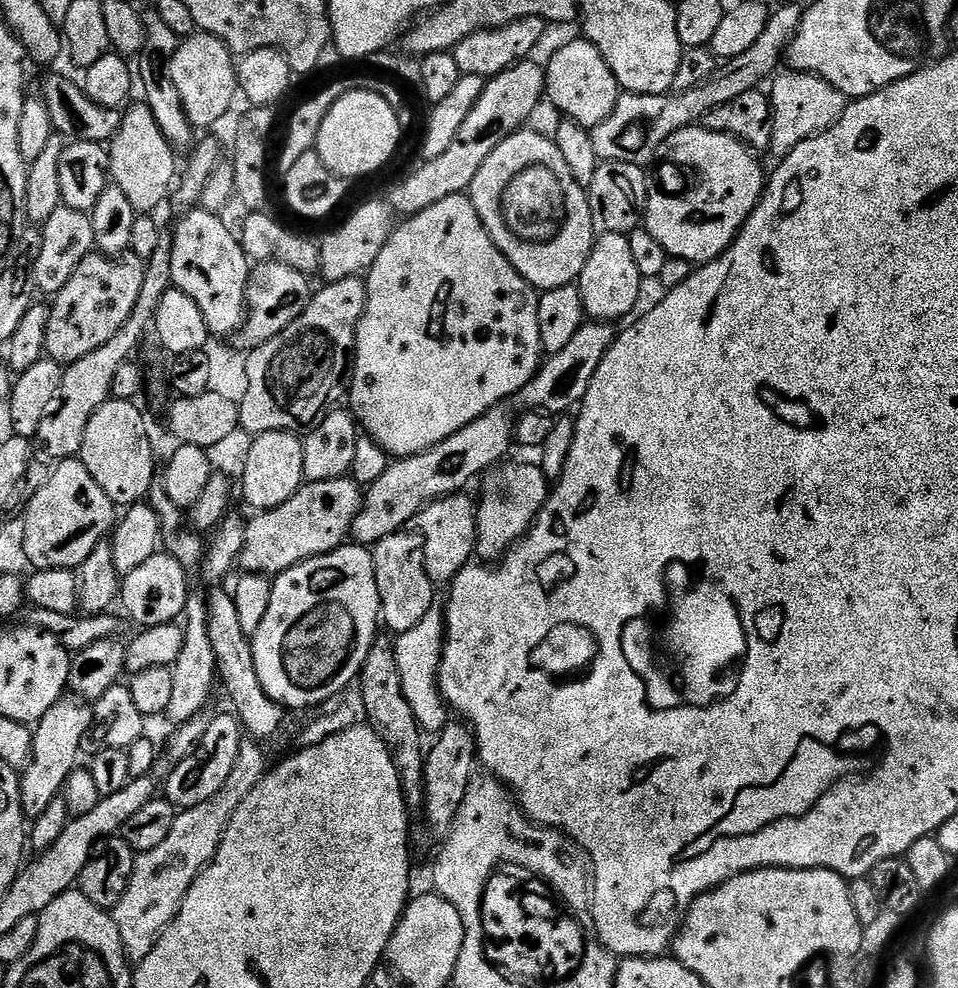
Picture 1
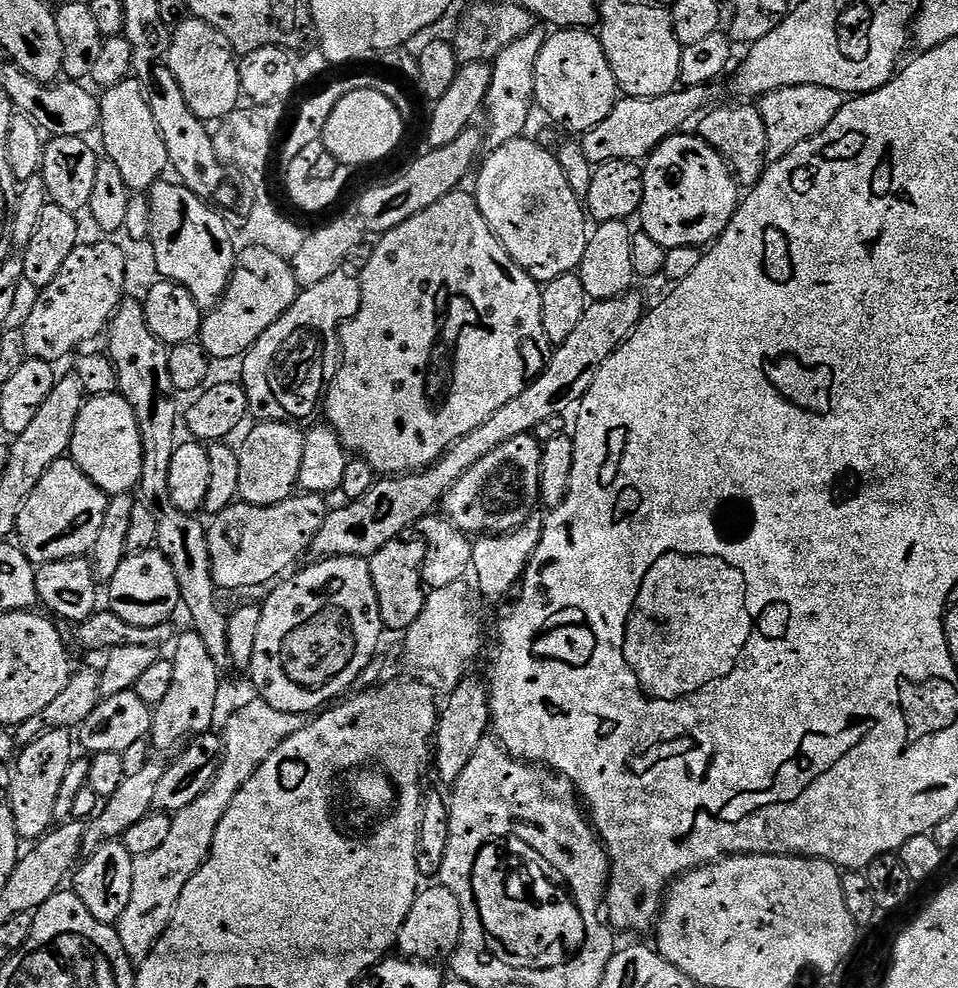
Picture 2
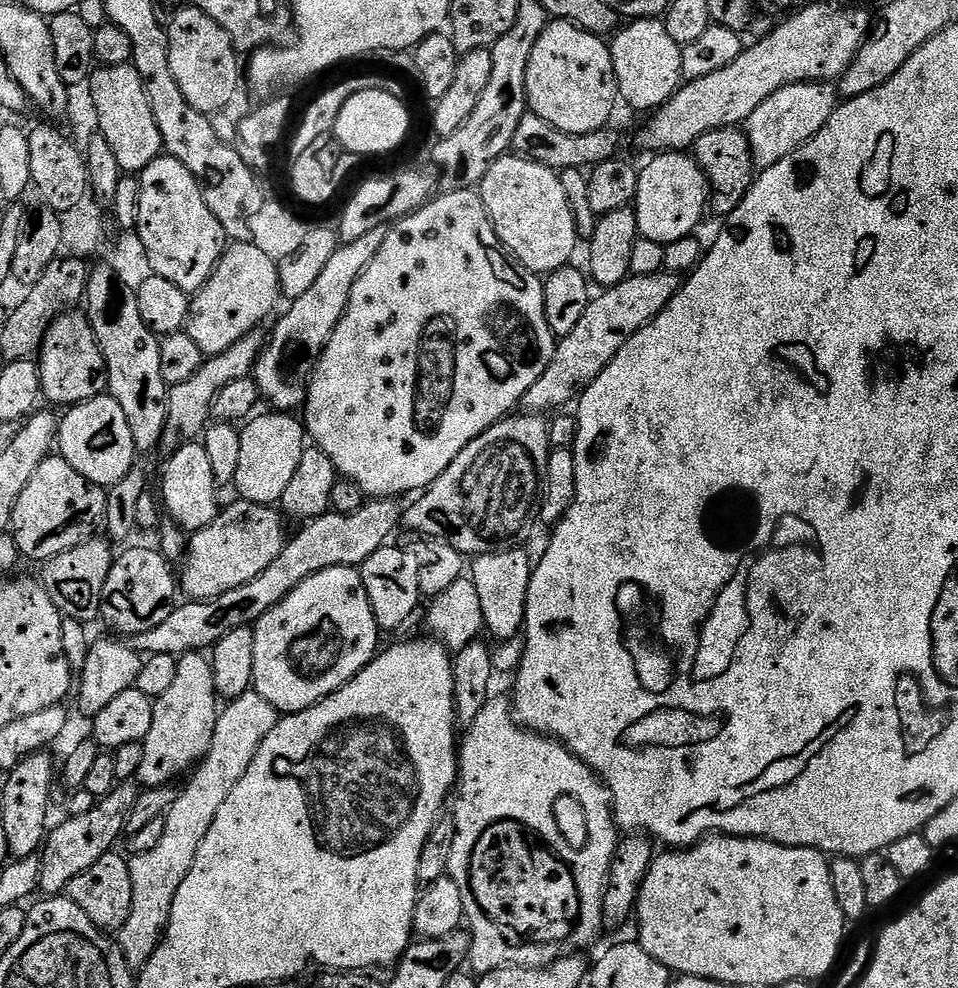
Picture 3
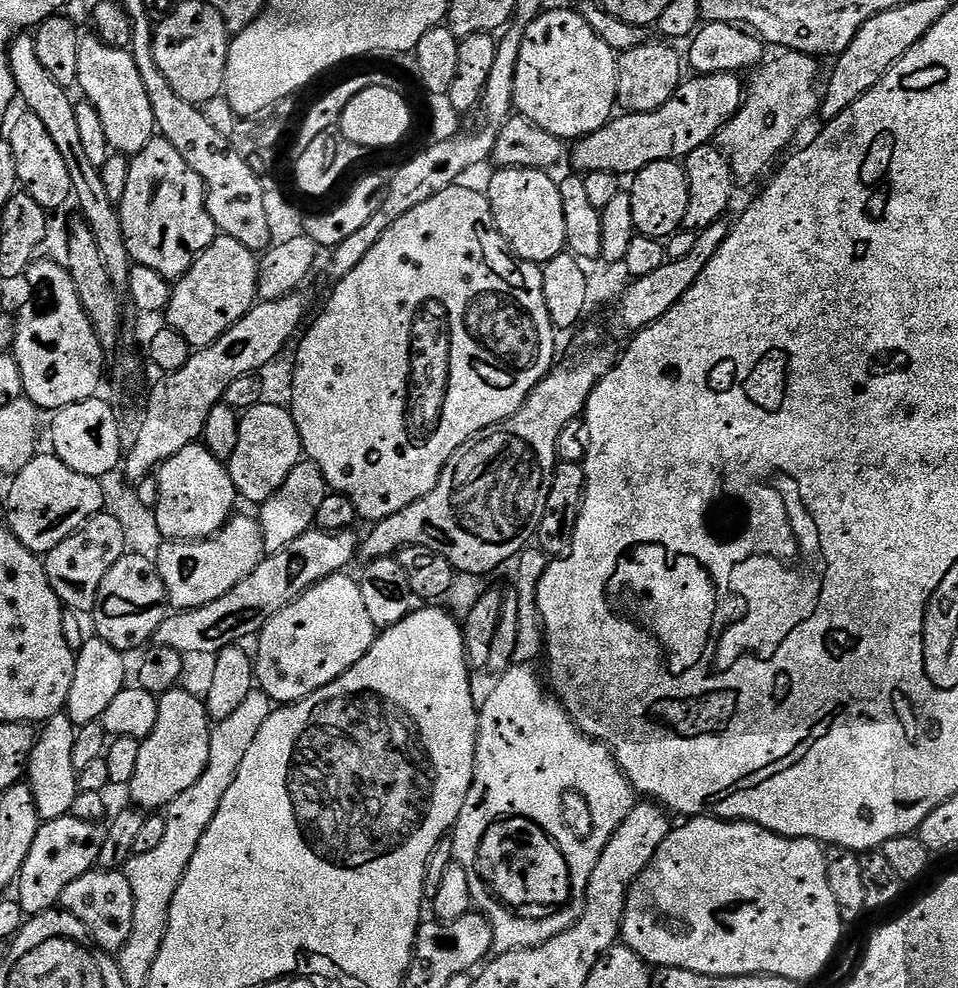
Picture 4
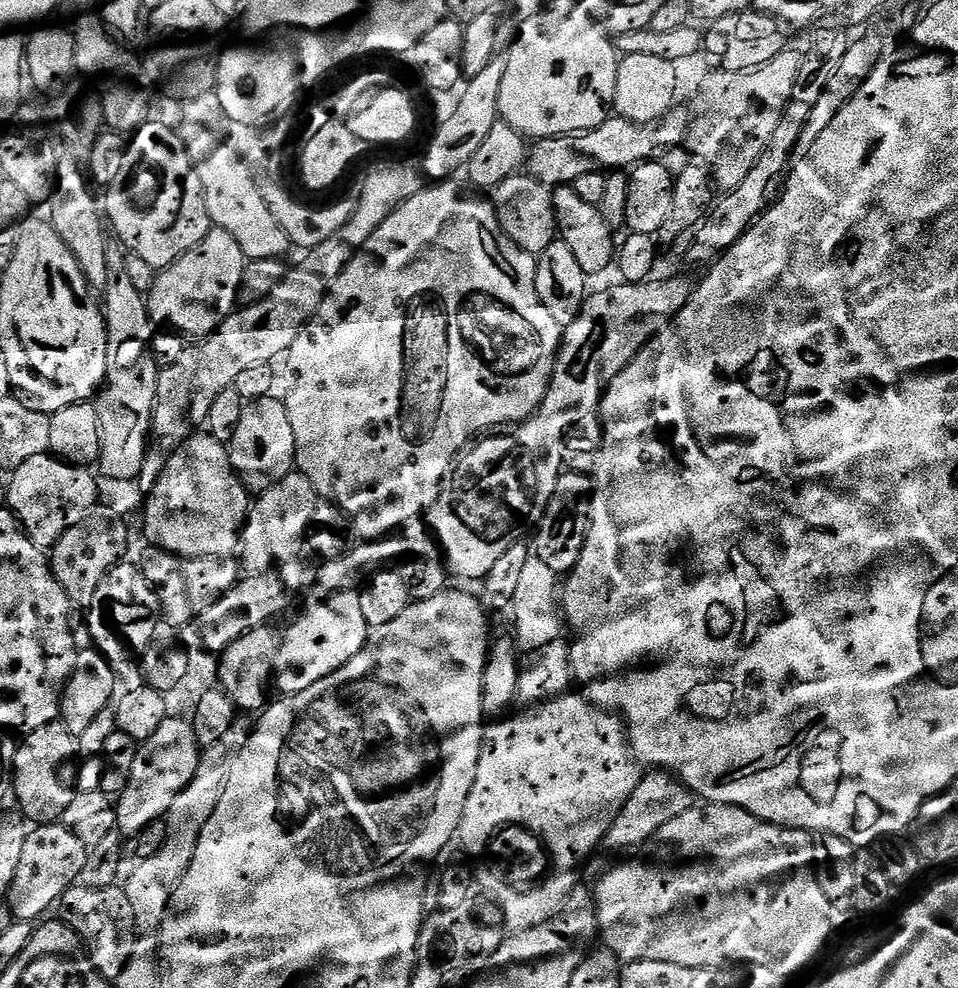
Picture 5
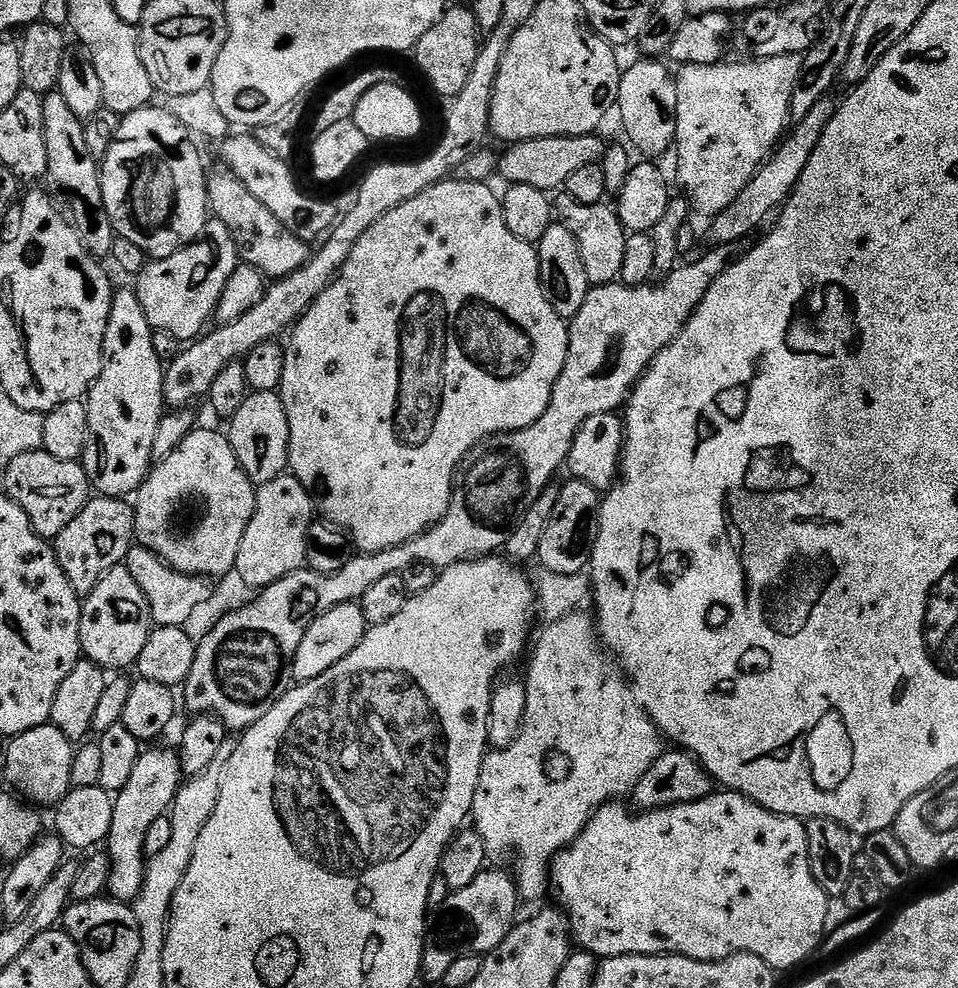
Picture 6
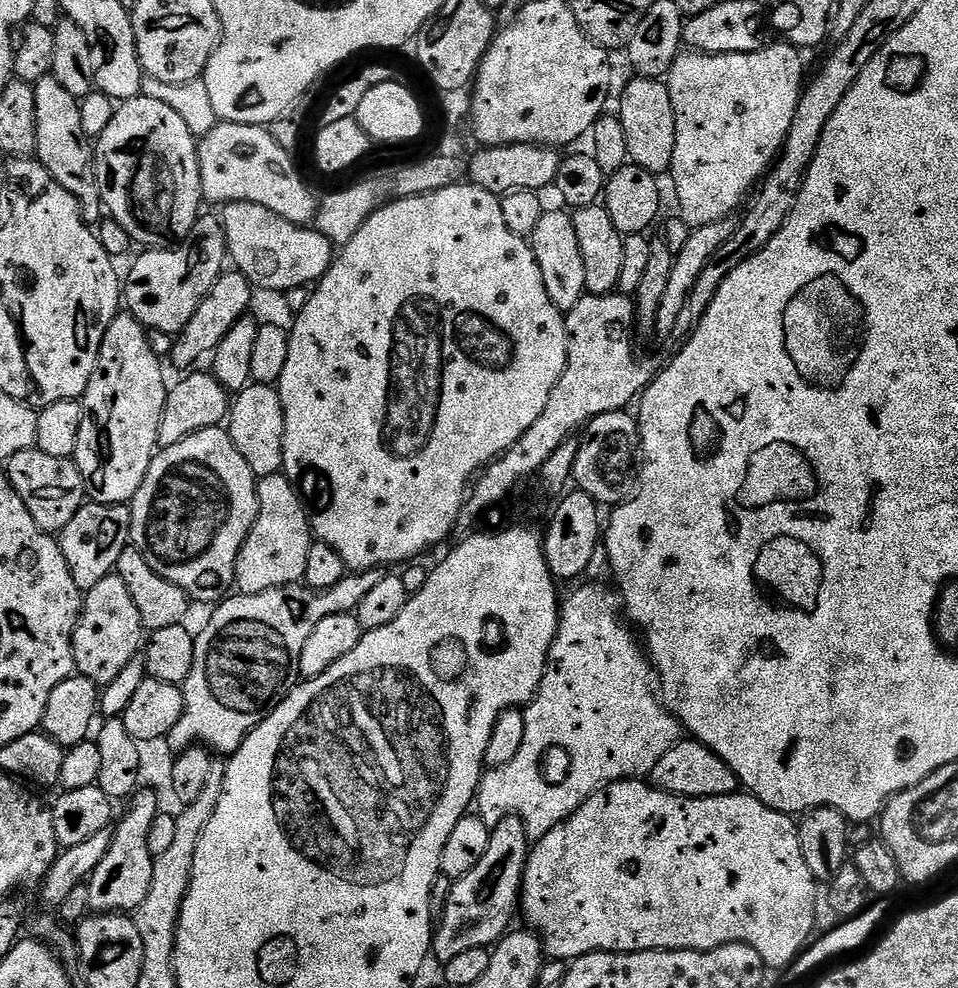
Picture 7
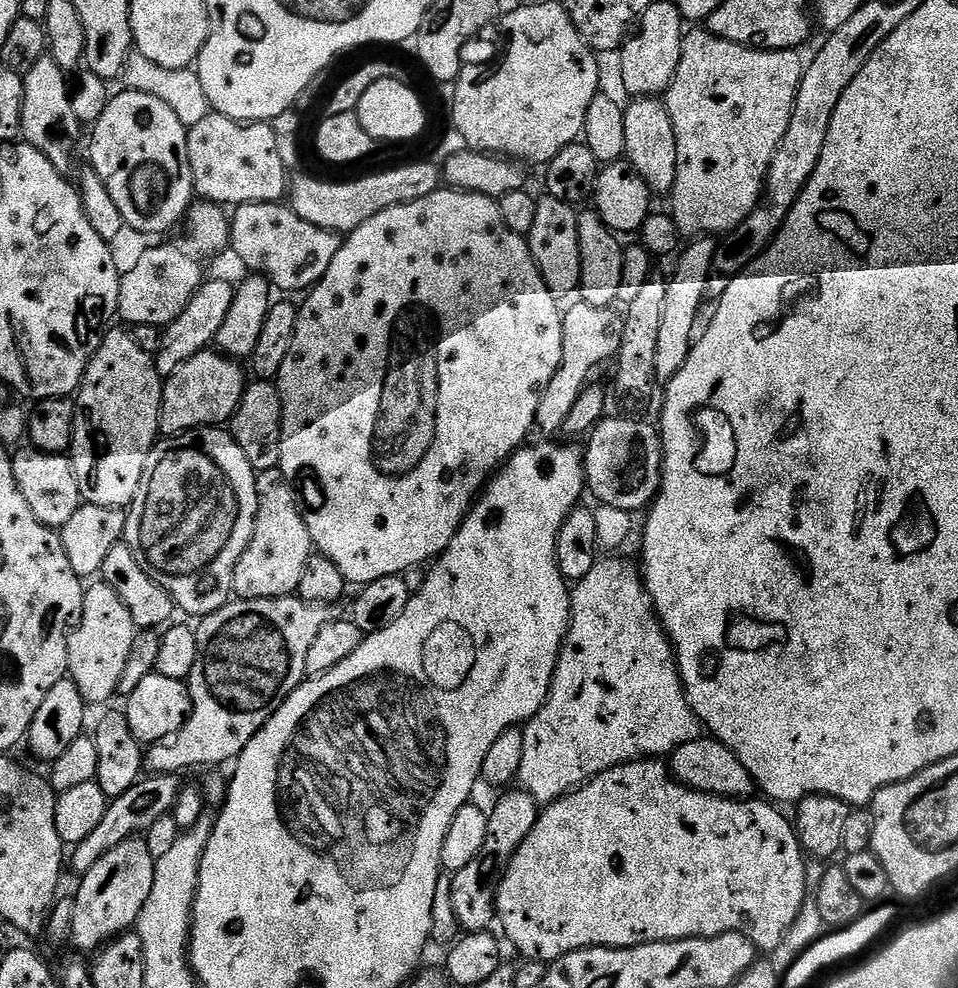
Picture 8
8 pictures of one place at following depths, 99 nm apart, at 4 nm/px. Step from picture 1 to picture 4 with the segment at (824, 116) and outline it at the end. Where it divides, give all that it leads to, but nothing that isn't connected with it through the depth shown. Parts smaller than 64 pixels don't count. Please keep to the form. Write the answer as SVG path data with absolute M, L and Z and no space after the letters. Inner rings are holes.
M785 51L777 60L770 60L755 73L752 85L747 85L743 104L718 137L719 147L741 185L754 183L781 159L780 151L812 115L817 115L822 103L818 88L816 92L817 57L807 52Z

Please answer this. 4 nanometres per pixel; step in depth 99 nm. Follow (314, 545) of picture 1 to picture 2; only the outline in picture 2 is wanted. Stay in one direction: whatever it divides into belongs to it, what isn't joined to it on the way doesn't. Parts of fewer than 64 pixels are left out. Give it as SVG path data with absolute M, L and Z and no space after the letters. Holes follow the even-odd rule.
M293 494L270 506L237 502L211 517L207 525L208 545L212 577L217 589L236 592L239 588L260 588L283 577L283 572L303 552L311 549L318 530L322 530L322 522L326 522L328 517L328 502L323 496Z

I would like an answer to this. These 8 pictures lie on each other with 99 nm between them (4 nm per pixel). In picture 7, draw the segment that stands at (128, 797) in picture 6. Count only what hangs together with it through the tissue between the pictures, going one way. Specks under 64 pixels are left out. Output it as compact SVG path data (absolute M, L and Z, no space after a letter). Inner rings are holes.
M140 790L131 797L128 806L128 813L121 818L120 825L118 825L118 820L112 832L112 845L108 848L108 853L104 855L102 862L87 881L90 894L88 906L96 914L102 912L135 913L136 908L142 906L146 894L150 894L154 857L150 854L150 846L146 841L150 835L150 822L154 822L158 812L158 802L153 791Z

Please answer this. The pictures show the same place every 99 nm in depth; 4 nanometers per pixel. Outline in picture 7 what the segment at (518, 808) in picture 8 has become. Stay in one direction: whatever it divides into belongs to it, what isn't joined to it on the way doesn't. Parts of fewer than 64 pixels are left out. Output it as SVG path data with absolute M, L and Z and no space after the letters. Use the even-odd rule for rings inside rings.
M513 815L503 816L492 828L490 846L486 846L486 854L478 861L478 866L470 870L462 878L452 881L452 889L446 898L444 912L438 917L438 927L432 937L431 955L440 966L450 962L458 954L466 950L479 948L491 949L493 945L504 939L506 933L513 927L512 919L517 919L520 908L520 889L524 887L524 867L528 861L530 837L523 822Z

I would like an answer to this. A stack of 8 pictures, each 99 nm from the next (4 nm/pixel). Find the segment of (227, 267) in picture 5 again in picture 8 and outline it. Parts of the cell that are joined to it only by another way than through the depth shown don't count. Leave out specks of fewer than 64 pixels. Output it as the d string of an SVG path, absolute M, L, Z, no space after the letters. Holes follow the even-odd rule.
M164 244L161 248L148 248L136 260L136 265L120 277L120 293L116 311L119 319L125 320L128 326L141 324L165 329L194 298L206 279L204 268L188 252Z

